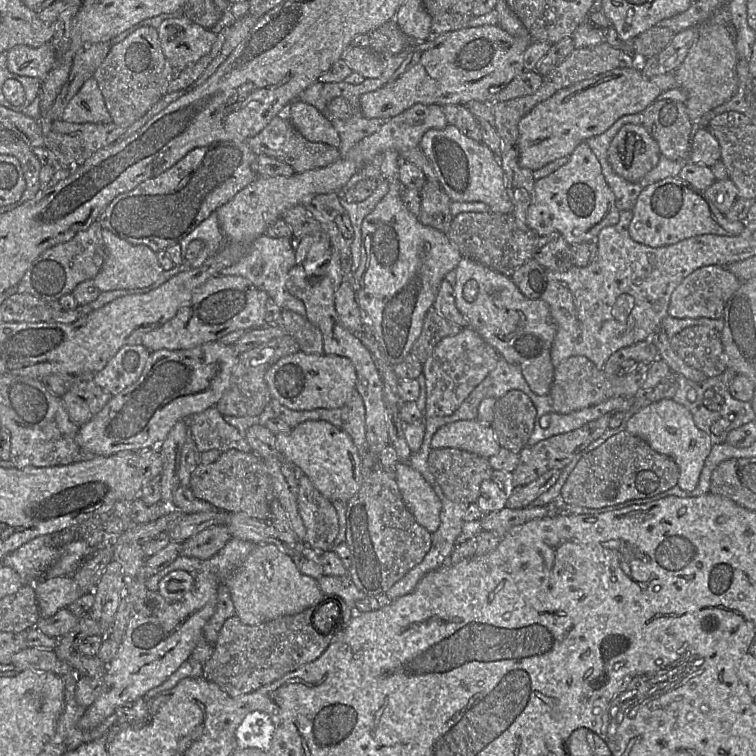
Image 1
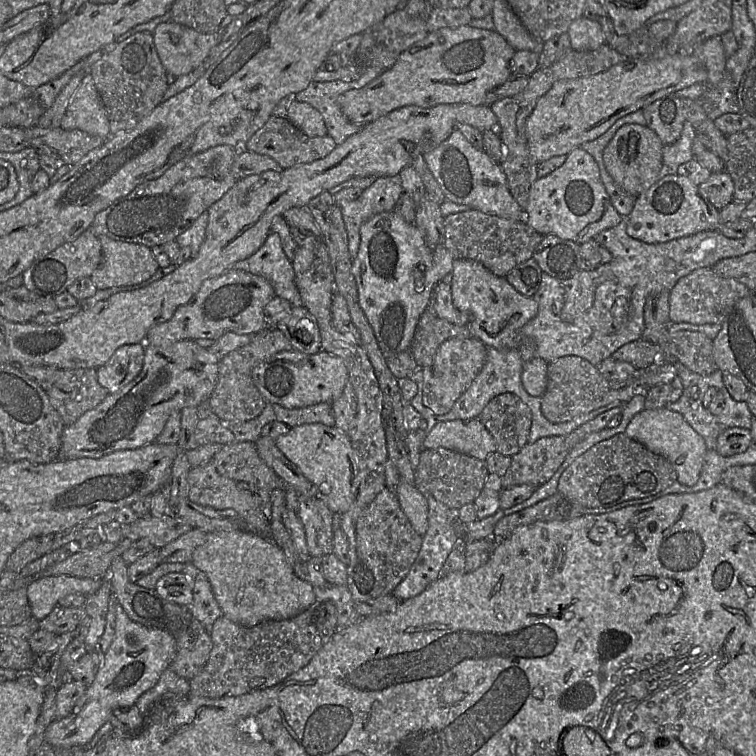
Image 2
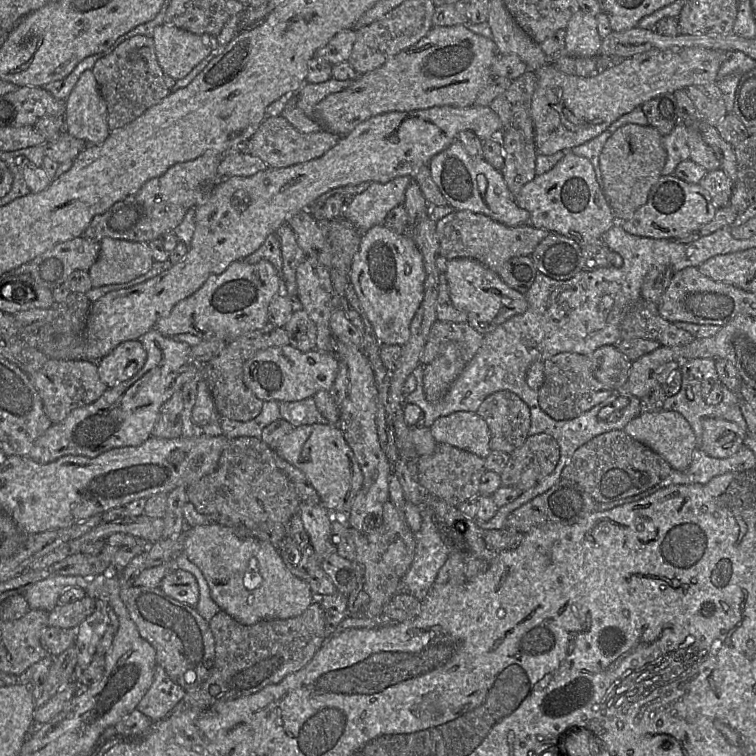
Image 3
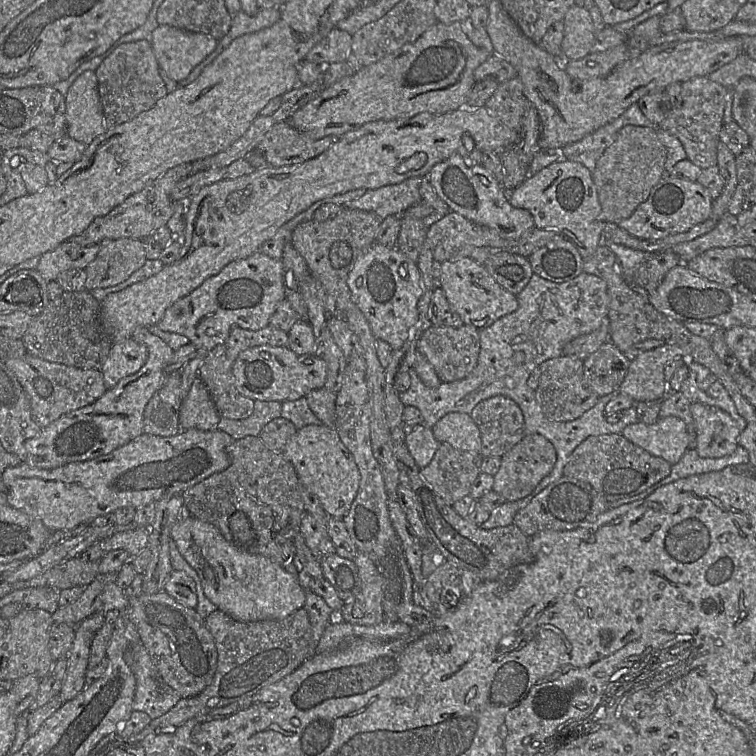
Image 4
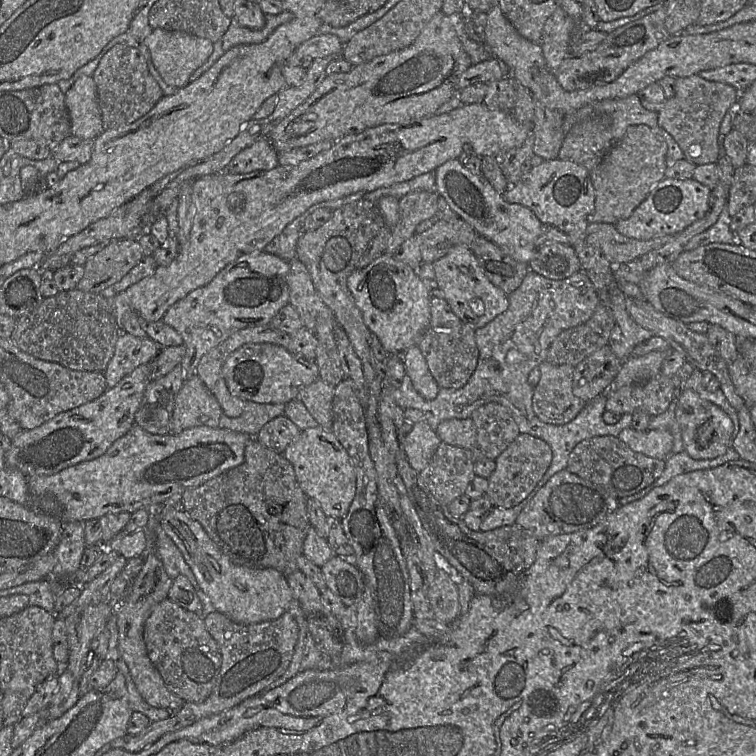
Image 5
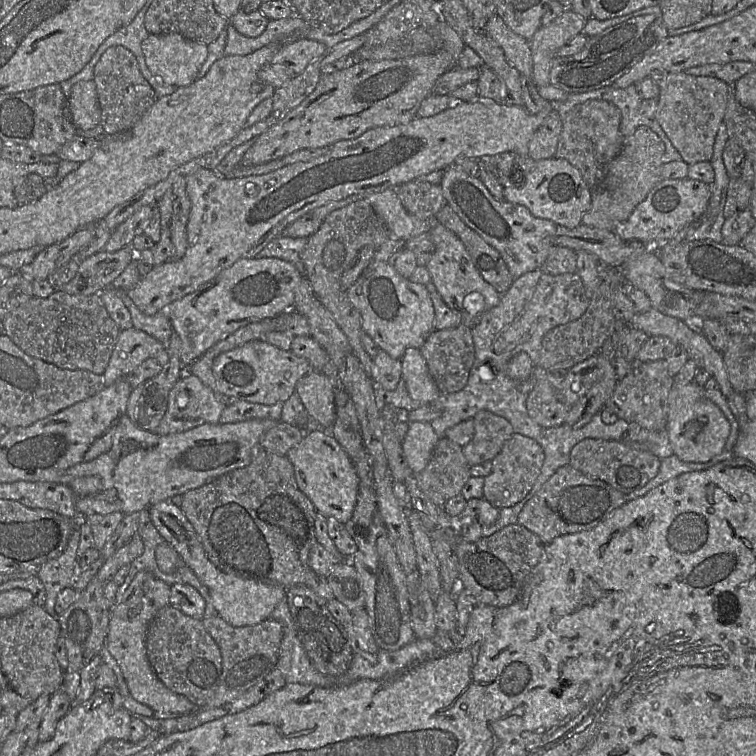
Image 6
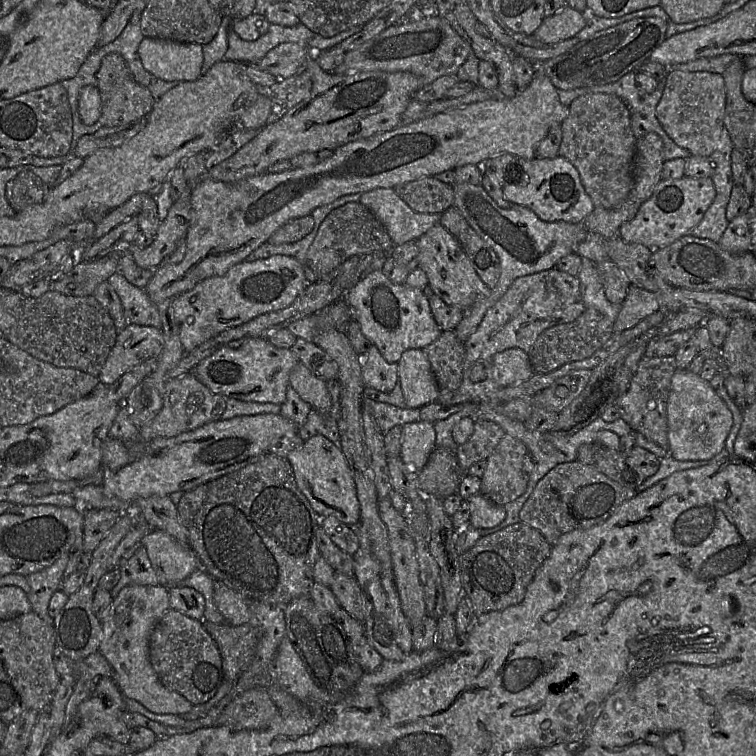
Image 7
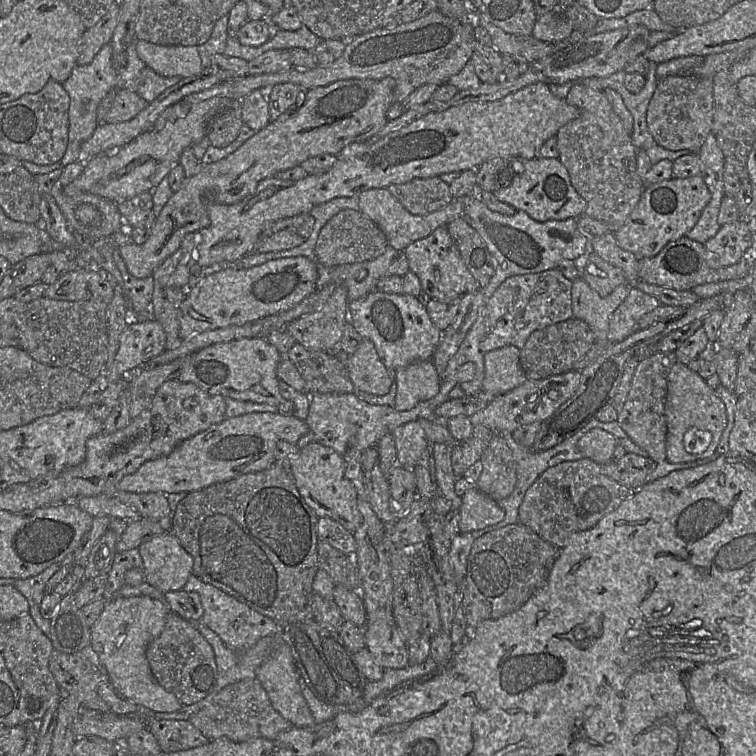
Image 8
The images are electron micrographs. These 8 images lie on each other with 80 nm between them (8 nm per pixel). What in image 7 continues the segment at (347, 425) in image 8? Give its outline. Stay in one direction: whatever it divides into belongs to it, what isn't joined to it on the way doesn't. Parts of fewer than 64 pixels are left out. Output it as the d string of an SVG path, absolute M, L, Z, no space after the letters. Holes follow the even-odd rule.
M337 379L327 382L331 396L331 408L326 413L320 413L313 408L307 416L305 424L298 430L298 434L307 441L315 435L322 435L335 444L340 444L338 421L341 416L340 393L341 386ZM363 399L362 409L371 413L384 435L394 426L422 421L420 420L420 408L399 408L387 403Z

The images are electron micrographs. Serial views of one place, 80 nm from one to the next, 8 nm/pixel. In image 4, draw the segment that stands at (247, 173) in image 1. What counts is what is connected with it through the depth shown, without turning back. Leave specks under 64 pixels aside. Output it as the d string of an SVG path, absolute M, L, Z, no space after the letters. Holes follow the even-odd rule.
M192 163L180 164L169 169L164 175L153 180L140 192L132 194L123 203L116 206L107 215L95 218L91 224L77 236L67 241L75 242L81 246L100 244L105 240L116 240L121 238L133 238L142 240L160 227L167 225L175 211L175 202L170 193L173 187L182 179L192 174Z

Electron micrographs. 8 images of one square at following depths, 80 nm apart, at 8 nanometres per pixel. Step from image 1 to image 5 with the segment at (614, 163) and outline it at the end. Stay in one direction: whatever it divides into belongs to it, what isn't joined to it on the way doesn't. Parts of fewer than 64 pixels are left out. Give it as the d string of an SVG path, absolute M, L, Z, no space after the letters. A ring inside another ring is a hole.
M646 124L630 125L600 163L590 171L595 191L595 209L588 216L589 224L616 225L627 219L647 198L651 190L666 176L667 144Z

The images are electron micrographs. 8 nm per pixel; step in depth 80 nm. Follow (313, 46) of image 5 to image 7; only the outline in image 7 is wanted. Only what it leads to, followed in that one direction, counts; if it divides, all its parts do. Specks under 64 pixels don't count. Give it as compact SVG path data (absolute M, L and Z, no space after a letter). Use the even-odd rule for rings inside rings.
M287 42L270 50L256 65L284 80L304 71L309 57L308 45Z

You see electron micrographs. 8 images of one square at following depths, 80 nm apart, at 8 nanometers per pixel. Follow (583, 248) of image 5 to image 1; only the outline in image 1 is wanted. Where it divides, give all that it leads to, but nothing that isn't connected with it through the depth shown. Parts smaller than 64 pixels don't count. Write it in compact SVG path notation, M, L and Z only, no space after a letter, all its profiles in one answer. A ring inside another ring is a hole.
M584 141L574 149L565 165L535 181L526 224L539 237L557 232L573 245L596 241L600 231L617 224L619 218L615 196L604 178L600 162Z

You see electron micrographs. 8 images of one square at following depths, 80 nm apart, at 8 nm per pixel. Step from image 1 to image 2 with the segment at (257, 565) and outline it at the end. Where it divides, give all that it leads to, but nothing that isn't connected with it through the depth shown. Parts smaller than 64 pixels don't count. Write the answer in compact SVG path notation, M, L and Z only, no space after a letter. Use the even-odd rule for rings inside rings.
M244 529L207 533L205 542L193 553L192 564L208 577L223 615L244 627L253 627L264 621L293 618L316 600L313 586L295 574L285 554L274 541Z

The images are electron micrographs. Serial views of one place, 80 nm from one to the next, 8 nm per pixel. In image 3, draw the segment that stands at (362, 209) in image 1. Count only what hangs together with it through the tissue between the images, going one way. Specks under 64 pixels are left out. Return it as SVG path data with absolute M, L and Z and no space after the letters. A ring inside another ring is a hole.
M400 176L387 183L371 183L363 193L354 196L349 205L343 206L342 217L353 223L361 235L365 234L373 226L383 224L393 208L404 204L406 190L413 181L411 176Z

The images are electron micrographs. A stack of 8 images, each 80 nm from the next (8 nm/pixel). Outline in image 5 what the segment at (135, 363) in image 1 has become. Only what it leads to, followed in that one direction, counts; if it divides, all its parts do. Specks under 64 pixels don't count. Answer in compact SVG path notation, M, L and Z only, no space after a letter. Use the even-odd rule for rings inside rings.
M122 332L116 342L113 357L103 372L108 388L116 386L139 366L149 364L162 348L150 337L139 338Z

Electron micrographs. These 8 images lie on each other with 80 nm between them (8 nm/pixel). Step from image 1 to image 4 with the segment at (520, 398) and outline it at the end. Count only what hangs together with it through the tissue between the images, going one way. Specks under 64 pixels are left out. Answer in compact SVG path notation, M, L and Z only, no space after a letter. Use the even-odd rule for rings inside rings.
M496 395L481 401L470 415L480 431L482 458L501 458L525 436L523 413L506 396Z

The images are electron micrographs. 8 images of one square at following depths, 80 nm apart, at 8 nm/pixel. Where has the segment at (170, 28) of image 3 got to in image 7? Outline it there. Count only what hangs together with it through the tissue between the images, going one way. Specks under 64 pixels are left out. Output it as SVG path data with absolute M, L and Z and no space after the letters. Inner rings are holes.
M145 37L138 53L143 67L161 80L192 82L201 76L204 58L200 44Z

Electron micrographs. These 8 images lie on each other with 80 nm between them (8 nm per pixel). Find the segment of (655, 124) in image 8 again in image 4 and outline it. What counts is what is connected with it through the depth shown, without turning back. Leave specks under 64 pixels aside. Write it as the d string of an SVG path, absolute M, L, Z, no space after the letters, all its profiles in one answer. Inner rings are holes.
M708 77L692 78L681 83L681 87L681 107L673 108L668 118L657 126L680 140L687 159L693 164L701 169L716 166L718 162L717 148L720 142L720 132L724 125L723 117L728 89Z

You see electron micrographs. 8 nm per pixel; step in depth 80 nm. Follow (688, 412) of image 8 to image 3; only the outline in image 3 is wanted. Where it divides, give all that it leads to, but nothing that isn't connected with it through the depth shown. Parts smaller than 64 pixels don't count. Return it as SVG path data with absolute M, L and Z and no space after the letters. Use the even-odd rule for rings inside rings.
M706 418L702 425L701 445L697 448L716 458L734 455L744 445L748 433L747 429L725 419Z

